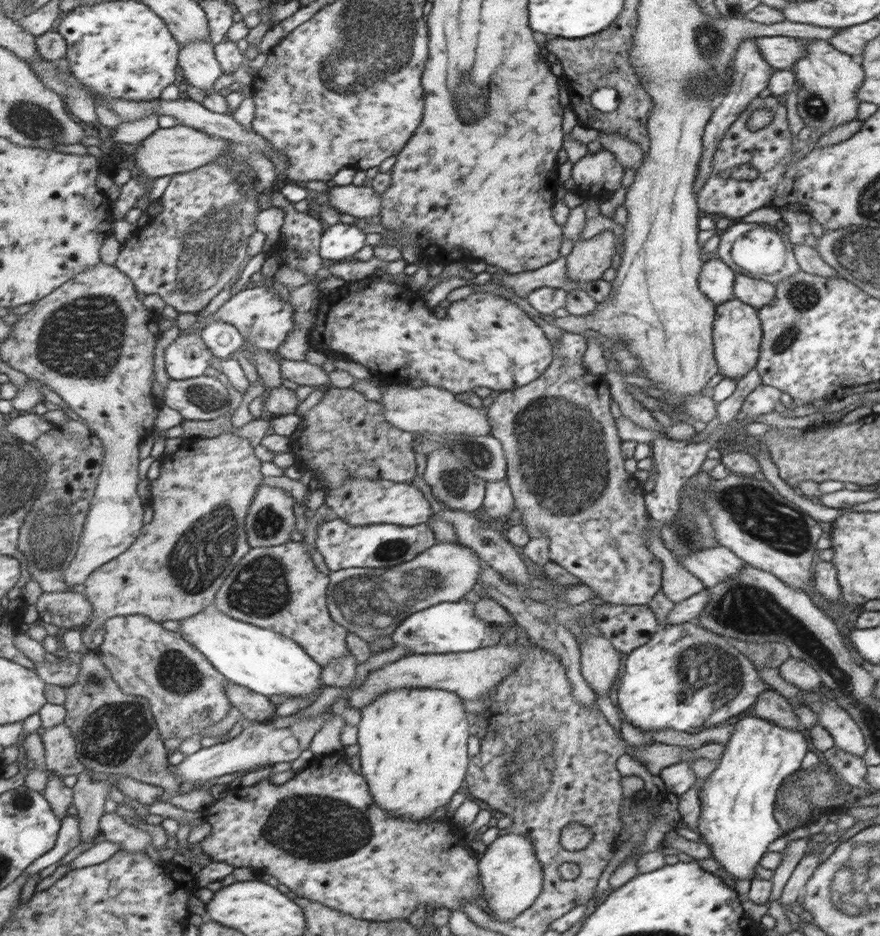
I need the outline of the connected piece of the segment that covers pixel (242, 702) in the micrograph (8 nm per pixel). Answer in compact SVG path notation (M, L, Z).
M229 683L226 686L226 693L232 706L242 713L248 723L261 723L277 718L278 712L269 696L253 692L237 683Z

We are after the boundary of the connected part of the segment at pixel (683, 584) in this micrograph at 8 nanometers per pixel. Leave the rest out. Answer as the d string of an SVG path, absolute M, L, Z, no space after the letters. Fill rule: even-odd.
M649 531L646 538L648 539L646 547L662 562L661 589L667 600L677 604L705 589L703 583L695 575L687 572L673 558L670 550L662 545L657 534Z

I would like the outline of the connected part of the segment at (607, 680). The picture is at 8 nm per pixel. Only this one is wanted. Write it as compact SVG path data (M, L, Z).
M583 636L585 640L578 644L581 674L594 694L603 696L615 682L621 658L603 636Z

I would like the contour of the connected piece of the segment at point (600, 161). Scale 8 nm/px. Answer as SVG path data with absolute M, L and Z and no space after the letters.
M602 149L594 154L587 154L574 162L571 168L571 179L583 190L597 194L614 192L621 186L623 167L615 156Z

